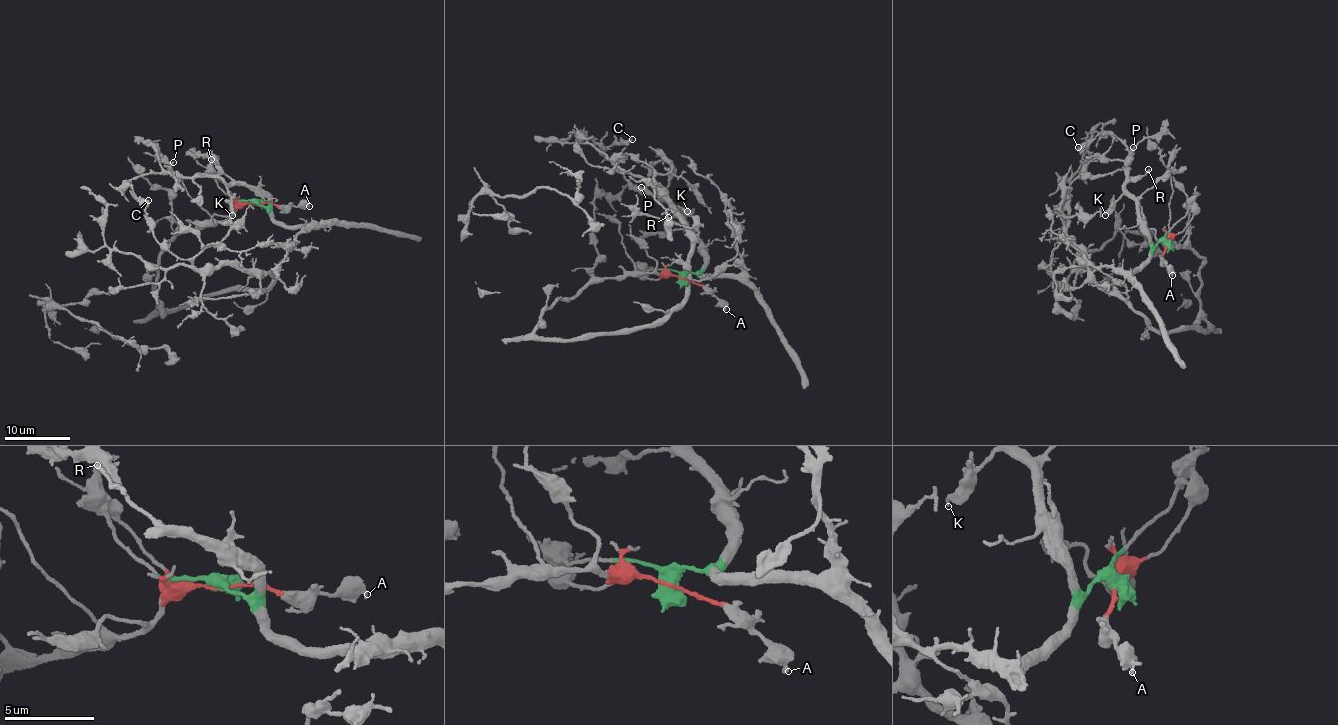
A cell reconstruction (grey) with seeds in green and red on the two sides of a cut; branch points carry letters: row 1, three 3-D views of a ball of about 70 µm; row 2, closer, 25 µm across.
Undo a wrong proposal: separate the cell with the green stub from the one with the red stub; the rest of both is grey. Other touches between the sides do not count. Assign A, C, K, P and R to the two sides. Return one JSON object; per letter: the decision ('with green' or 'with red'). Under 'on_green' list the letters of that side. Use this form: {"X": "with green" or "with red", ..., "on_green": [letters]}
{"A": "with red", "C": "with green", "K": "with green", "P": "with green", "R": "with green", "on_green": ["C", "K", "P", "R"]}

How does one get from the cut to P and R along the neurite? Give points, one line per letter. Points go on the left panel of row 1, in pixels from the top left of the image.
P: (255, 203), (266, 206), (269, 196), (220, 178), (173, 174), (170, 166), (174, 161)
R: (255, 203), (268, 205), (269, 196), (249, 186), (223, 181), (211, 158)

